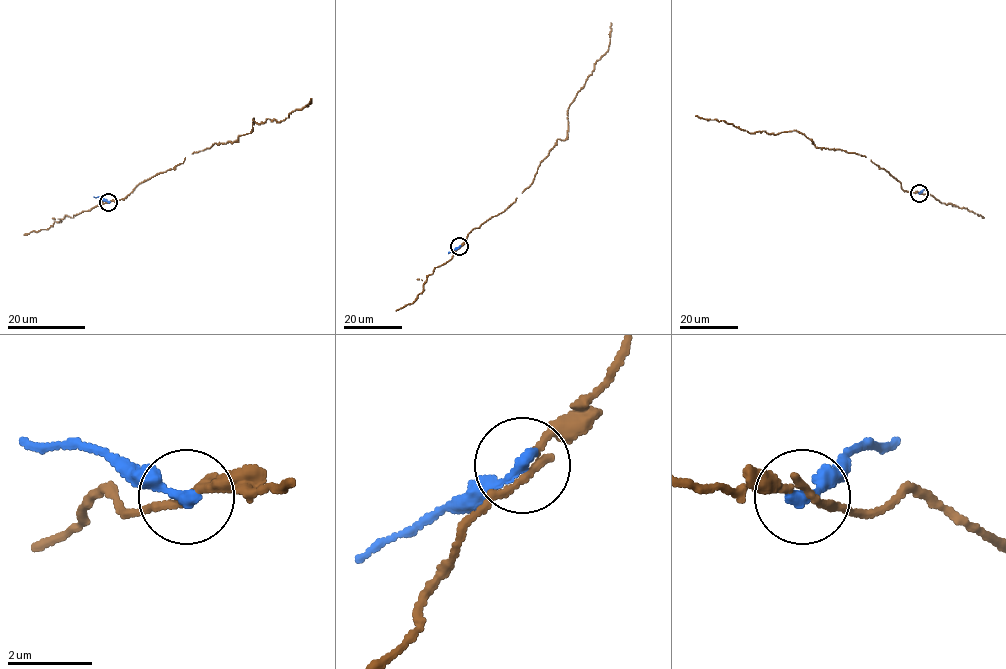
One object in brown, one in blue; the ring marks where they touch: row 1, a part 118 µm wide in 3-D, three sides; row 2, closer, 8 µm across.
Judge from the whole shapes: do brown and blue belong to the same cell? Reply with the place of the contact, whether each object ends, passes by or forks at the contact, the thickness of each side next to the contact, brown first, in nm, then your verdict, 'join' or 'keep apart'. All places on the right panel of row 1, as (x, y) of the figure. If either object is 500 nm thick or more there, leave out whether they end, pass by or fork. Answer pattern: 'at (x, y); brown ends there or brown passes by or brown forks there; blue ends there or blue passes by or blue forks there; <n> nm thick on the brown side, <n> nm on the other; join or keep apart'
at (919, 193); brown passes by; blue ends there; 170 nm thick on the brown side, 280 nm on the other; keep apart

